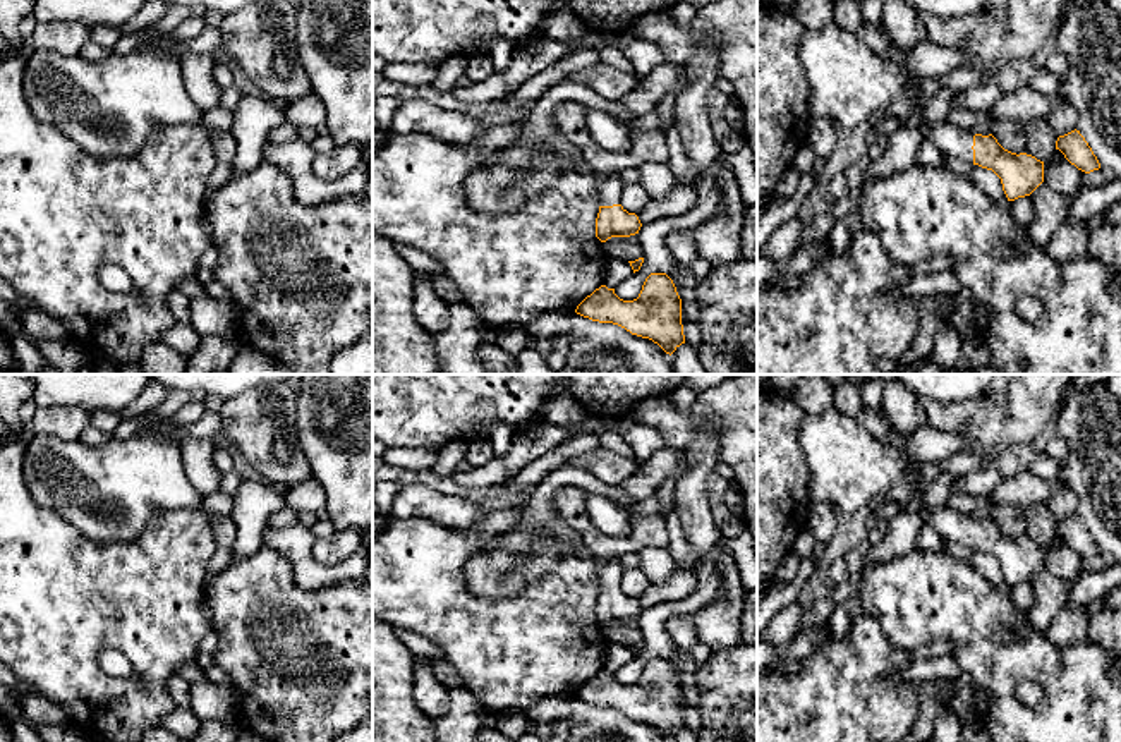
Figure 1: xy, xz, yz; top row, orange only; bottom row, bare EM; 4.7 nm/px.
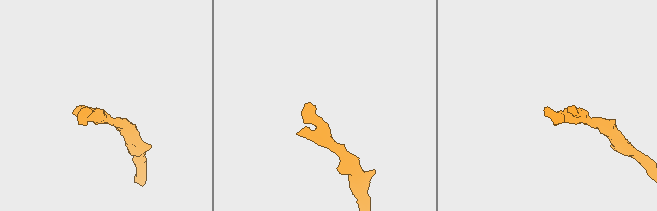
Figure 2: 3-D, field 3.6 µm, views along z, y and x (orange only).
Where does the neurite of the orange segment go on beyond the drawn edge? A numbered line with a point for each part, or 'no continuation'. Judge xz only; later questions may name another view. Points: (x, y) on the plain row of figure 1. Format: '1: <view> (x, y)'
1: xz (608, 569)

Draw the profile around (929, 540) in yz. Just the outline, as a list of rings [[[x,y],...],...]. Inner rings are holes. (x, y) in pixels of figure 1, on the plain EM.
[[[924,524],[917,538],[917,548],[924,551],[941,551],[944,550],[944,538],[936,527]]]

